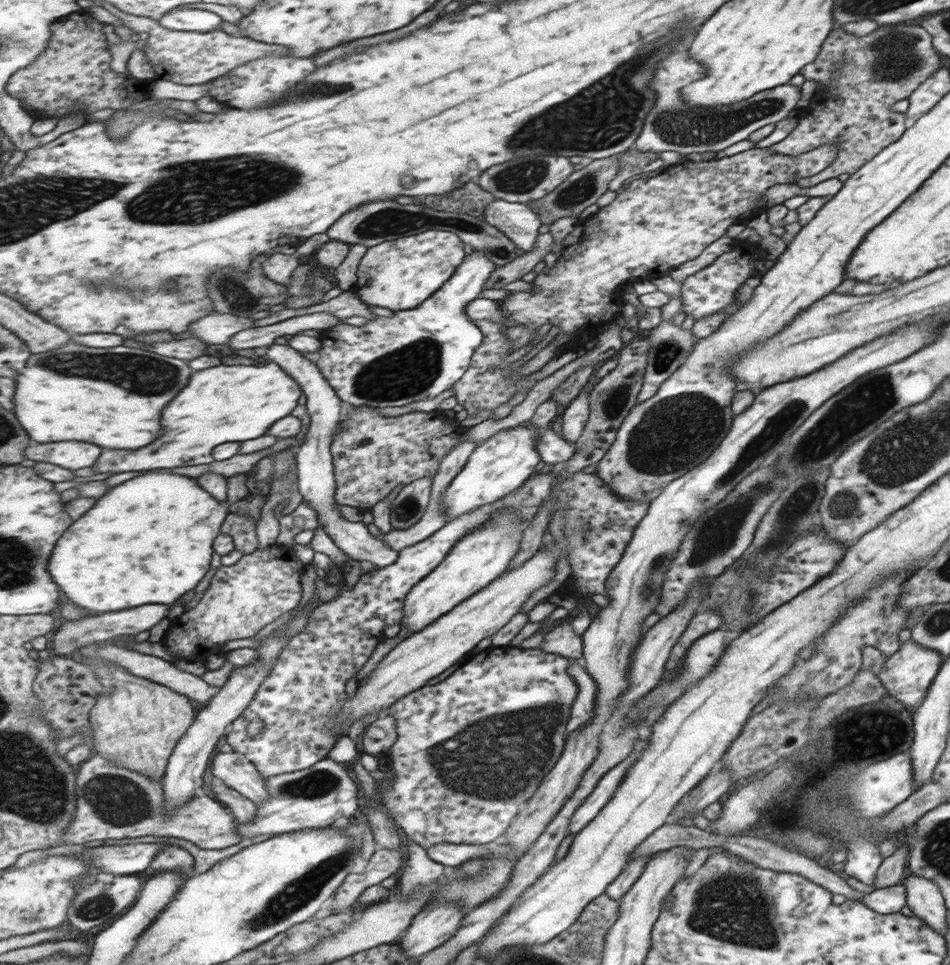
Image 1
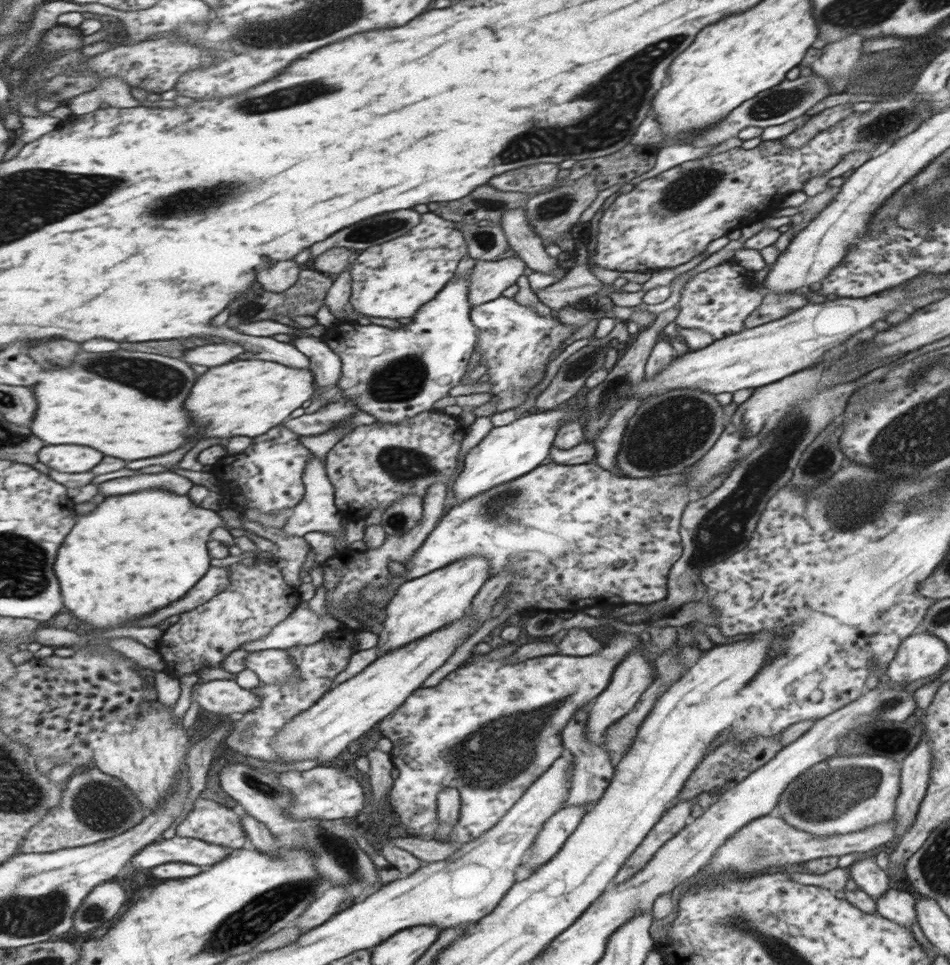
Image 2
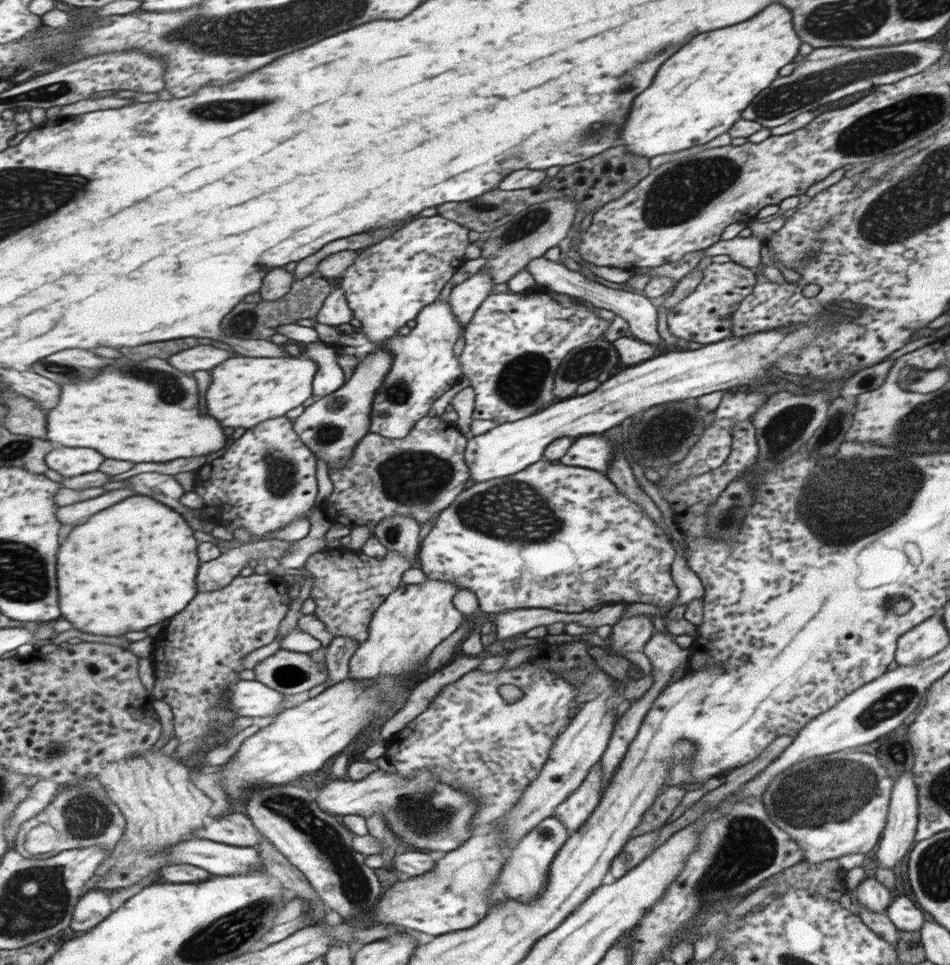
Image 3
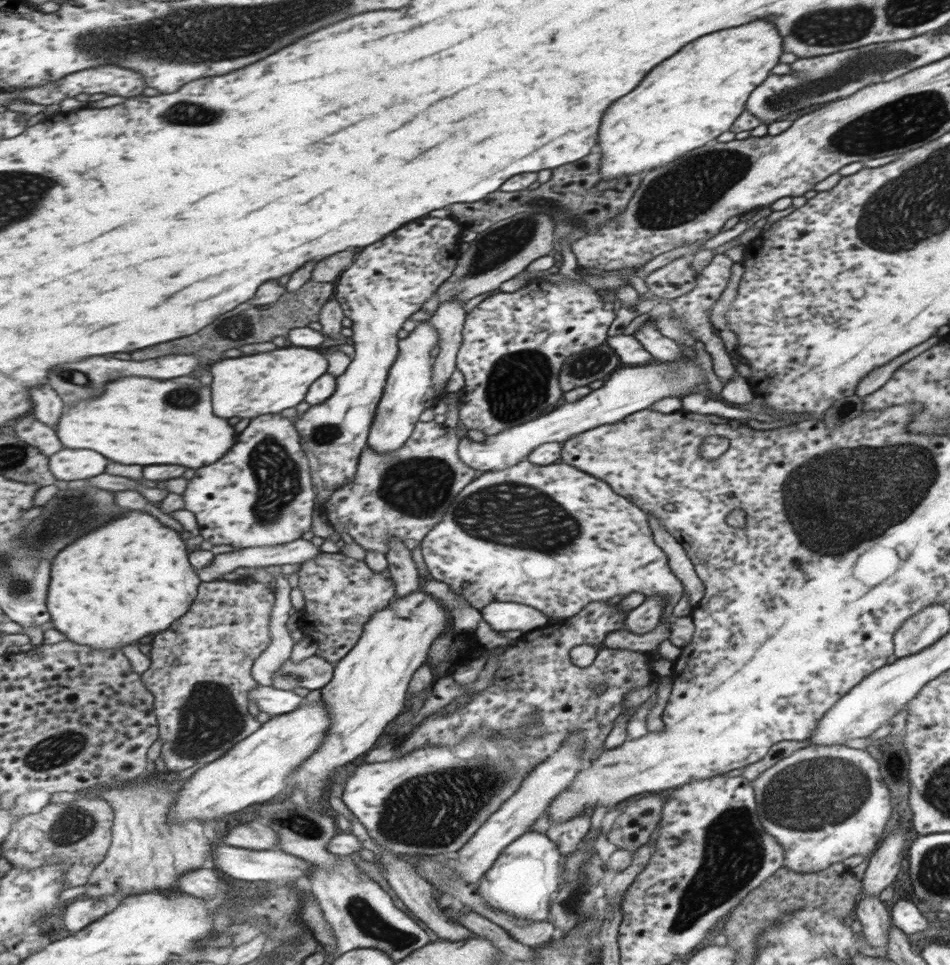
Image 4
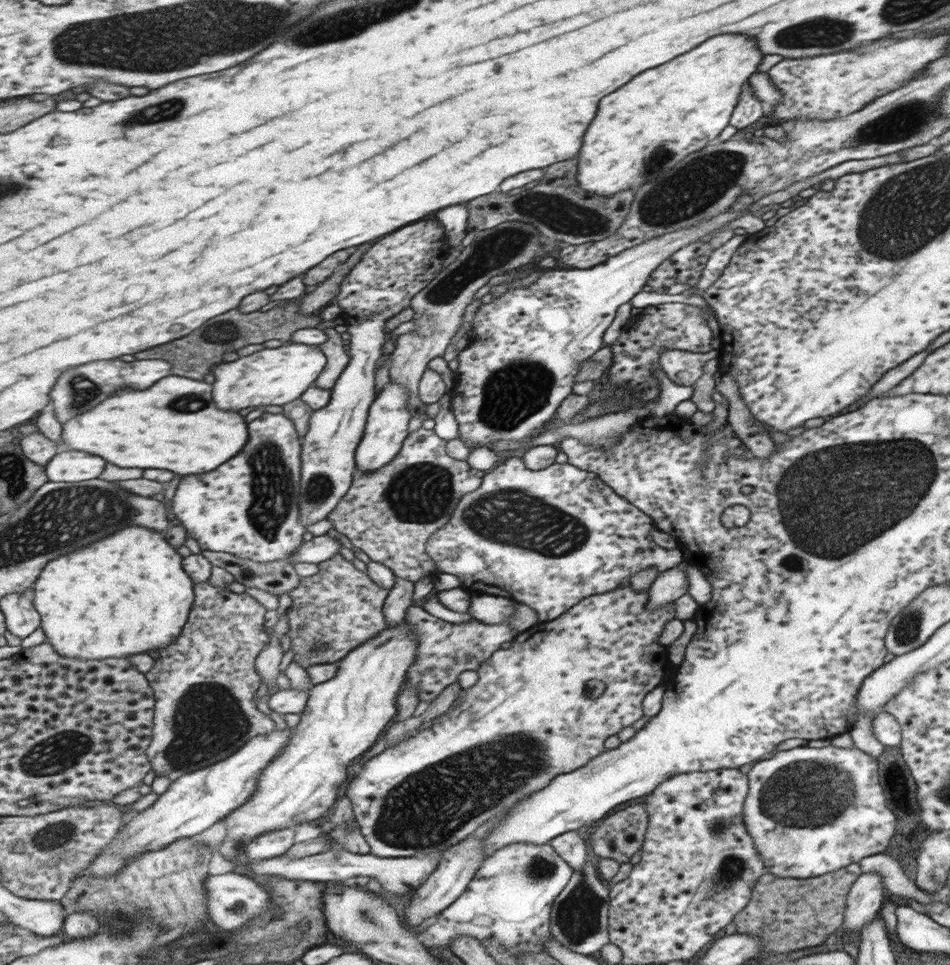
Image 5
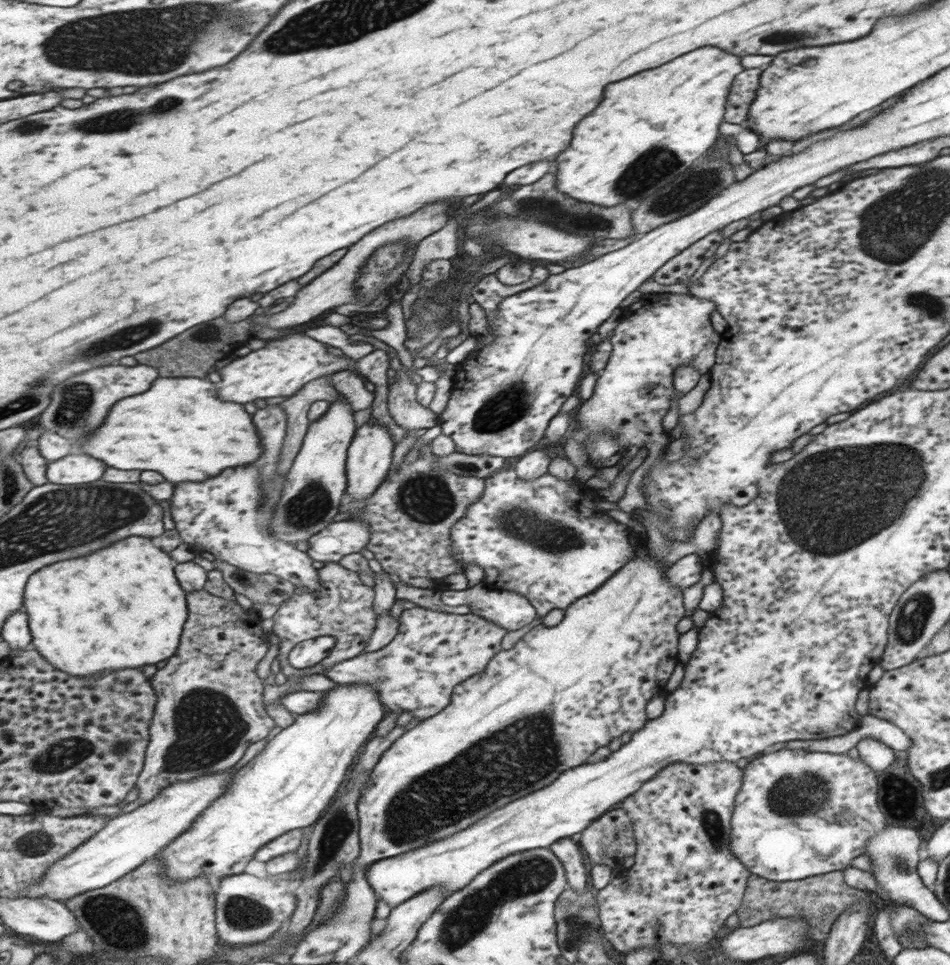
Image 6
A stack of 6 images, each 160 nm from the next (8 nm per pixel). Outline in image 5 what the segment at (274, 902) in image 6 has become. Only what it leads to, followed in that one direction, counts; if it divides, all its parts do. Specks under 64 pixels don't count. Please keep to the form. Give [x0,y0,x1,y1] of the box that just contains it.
[206,872,271,934]

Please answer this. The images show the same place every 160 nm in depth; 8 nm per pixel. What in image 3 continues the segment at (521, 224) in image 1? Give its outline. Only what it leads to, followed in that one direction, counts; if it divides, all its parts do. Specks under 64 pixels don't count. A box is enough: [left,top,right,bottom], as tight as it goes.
[525,257,663,348]

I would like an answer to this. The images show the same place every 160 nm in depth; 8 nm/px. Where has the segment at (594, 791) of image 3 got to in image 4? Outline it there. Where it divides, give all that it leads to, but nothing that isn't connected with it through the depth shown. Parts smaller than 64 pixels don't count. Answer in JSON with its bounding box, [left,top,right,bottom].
[545,813,589,858]

